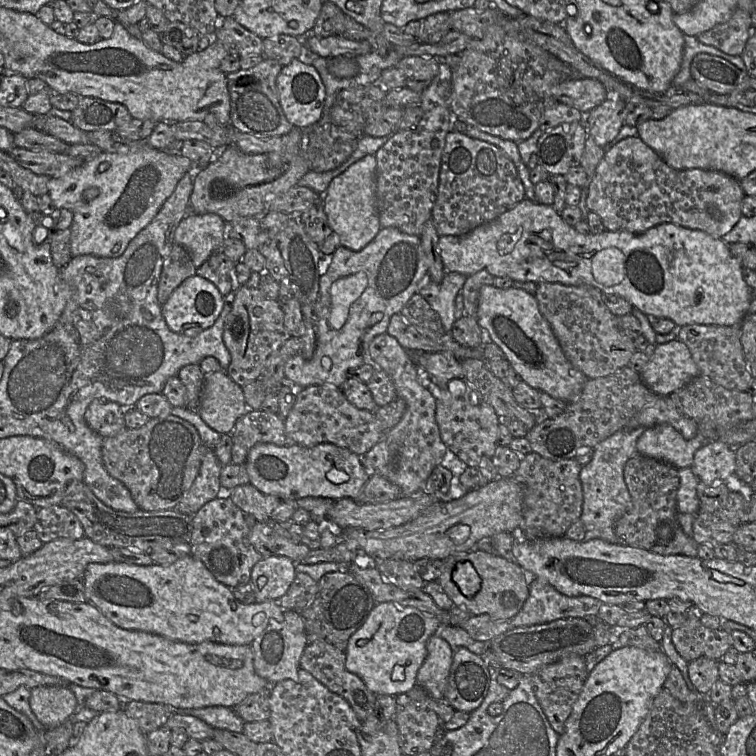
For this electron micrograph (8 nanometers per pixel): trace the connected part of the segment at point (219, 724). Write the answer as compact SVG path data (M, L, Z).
M165 706L167 711L176 714L185 714L197 717L214 729L225 729L236 733L241 733L244 727L244 721L236 714L233 708L224 706L209 706L202 708L176 708L173 706Z

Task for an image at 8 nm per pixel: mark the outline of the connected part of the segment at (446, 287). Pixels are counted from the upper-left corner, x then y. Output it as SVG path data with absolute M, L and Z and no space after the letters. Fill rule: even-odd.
M447 271L441 283L431 281L417 291L439 315L446 333L450 333L458 318L466 315L461 294L466 277L458 272Z

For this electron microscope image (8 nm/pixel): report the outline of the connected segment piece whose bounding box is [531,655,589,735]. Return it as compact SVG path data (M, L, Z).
M570 655L535 671L531 676L536 698L557 734L564 733L565 722L571 714L573 705L578 699L588 675L585 656Z

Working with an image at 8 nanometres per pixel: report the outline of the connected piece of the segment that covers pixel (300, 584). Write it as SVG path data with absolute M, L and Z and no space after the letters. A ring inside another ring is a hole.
M297 572L288 591L273 601L284 610L292 610L301 614L312 603L317 592L318 583L308 574Z

